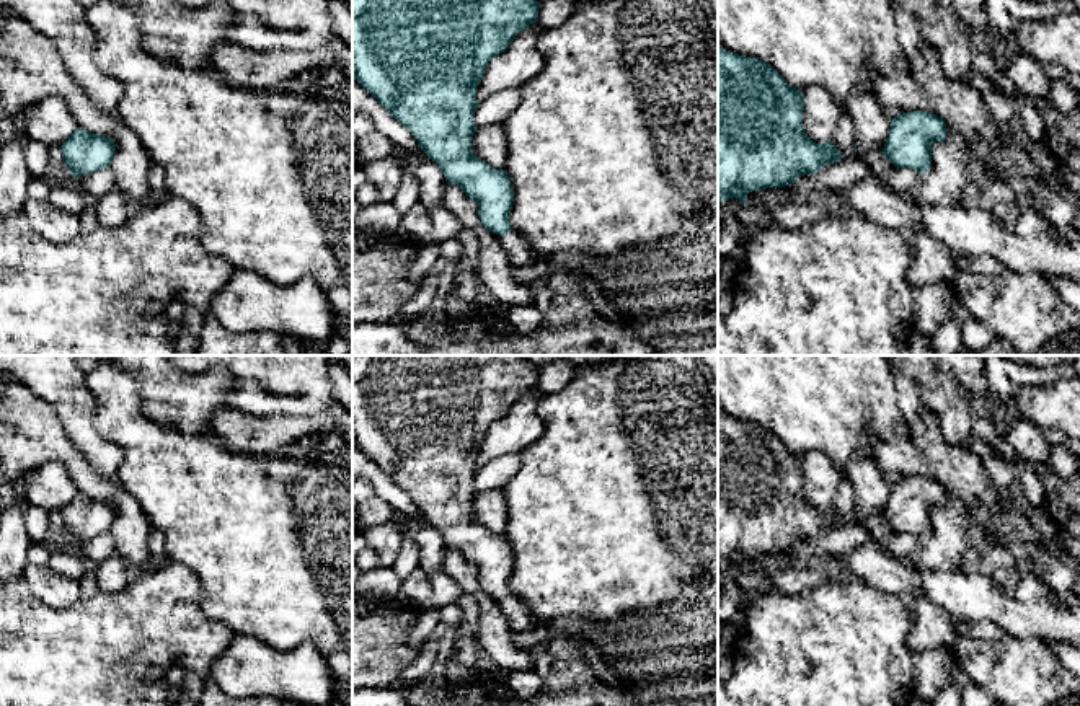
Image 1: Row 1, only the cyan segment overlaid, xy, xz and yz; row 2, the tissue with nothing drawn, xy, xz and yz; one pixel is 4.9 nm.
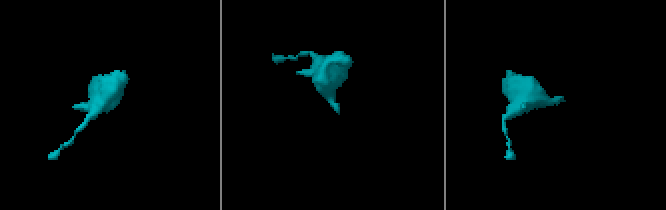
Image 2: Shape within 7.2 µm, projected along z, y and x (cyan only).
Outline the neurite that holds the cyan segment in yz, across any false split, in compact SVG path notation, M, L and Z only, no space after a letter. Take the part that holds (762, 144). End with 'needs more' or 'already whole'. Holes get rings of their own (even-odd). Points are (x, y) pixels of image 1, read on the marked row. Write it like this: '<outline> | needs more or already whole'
M718 46L718 204L733 197L741 204L752 191L785 188L825 165L840 163L840 150L830 140L816 143L808 137L803 111L804 93L790 86L773 67Z | already whole

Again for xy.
M77 129L62 145L64 165L73 178L109 168L116 143L113 139Z | already whole

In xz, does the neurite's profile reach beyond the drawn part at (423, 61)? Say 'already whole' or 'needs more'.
needs more

